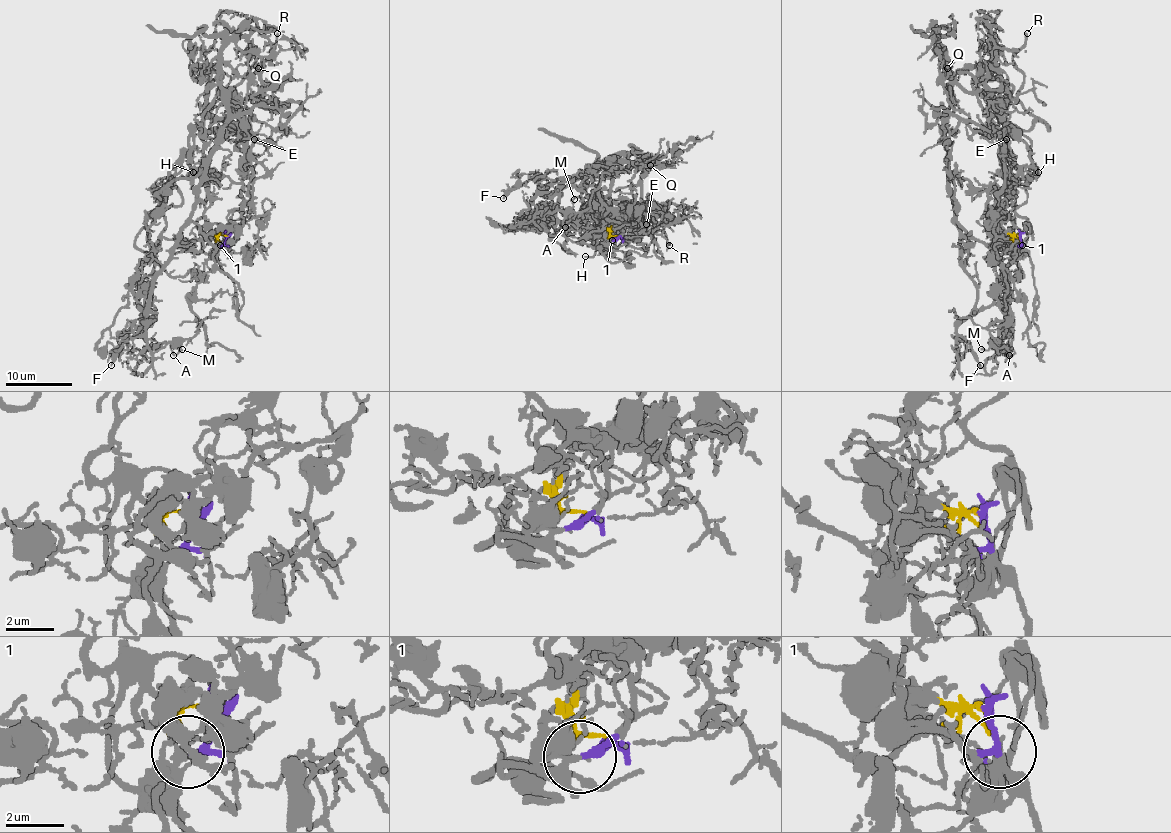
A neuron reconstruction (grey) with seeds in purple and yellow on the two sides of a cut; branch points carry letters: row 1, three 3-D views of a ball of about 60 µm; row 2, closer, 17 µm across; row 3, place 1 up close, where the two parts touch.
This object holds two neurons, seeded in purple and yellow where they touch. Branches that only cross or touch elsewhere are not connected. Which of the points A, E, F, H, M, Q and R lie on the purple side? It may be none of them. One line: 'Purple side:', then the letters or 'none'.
Purple side: A, H, M, R

